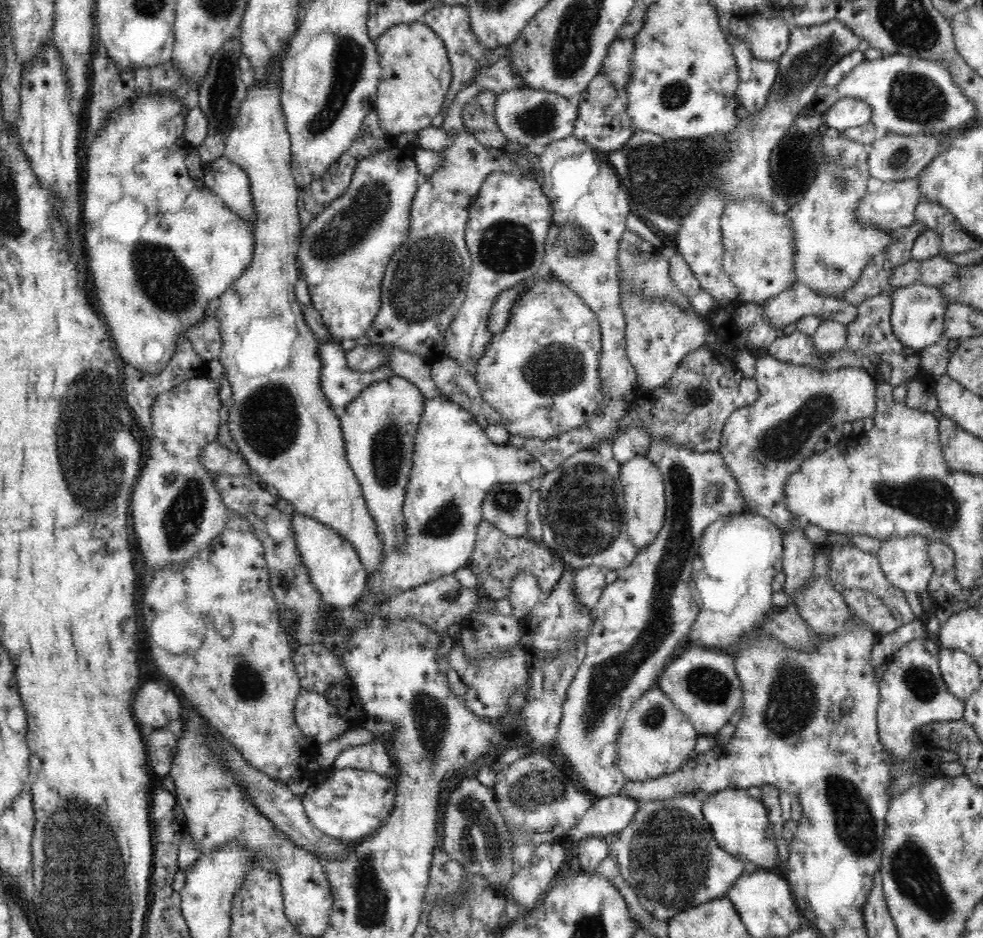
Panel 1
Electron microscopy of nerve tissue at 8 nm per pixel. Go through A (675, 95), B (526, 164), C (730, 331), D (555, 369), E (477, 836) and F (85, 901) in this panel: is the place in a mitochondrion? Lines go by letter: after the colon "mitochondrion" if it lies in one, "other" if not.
A: mitochondrion
B: other
C: other
D: mitochondrion
E: mitochondrion
F: mitochondrion

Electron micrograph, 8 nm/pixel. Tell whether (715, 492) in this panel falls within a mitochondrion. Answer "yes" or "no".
yes

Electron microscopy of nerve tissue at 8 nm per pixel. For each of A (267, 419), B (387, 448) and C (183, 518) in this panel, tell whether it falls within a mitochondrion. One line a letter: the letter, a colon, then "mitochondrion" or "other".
A: mitochondrion
B: mitochondrion
C: mitochondrion

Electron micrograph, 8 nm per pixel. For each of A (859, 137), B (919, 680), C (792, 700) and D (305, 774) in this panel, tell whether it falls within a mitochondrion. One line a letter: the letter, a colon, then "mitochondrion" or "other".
A: other
B: mitochondrion
C: mitochondrion
D: other

